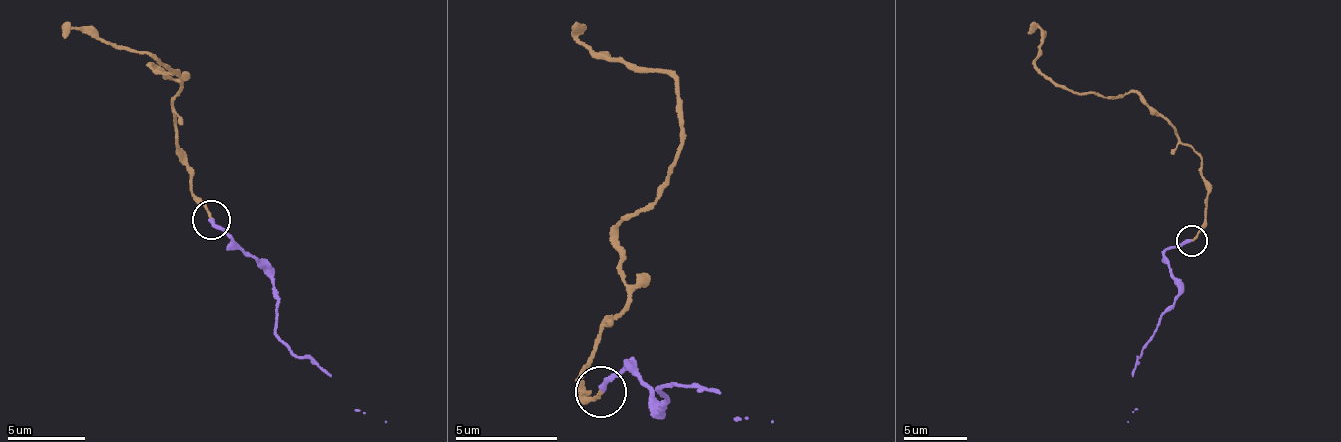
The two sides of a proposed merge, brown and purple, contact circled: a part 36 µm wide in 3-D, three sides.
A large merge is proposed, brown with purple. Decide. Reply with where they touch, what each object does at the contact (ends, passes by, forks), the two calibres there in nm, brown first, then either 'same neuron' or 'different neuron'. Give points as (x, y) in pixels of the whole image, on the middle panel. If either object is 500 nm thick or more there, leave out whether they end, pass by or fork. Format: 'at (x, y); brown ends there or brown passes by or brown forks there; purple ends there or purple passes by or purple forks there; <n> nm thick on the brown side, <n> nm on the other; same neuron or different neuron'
at (600, 392); brown ends there; purple ends there; 180 nm thick on the brown side, 260 nm on the other; same neuron

